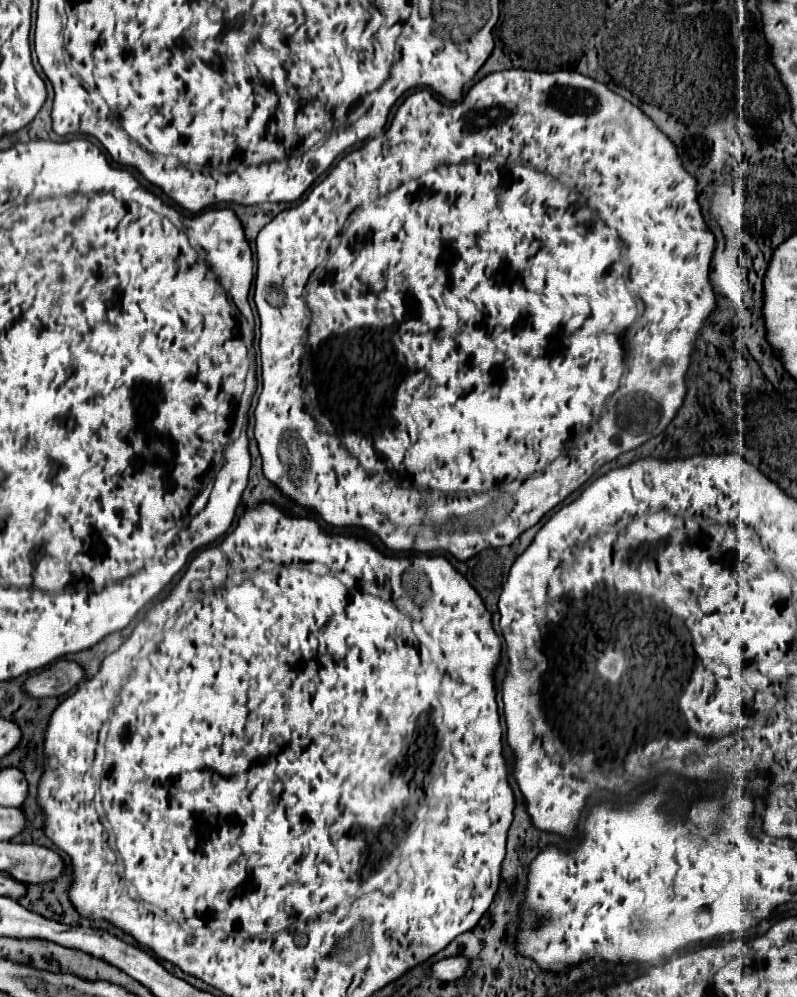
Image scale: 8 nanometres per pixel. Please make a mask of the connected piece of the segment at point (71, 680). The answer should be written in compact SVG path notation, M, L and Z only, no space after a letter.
M56 661L48 669L24 681L24 693L32 697L58 697L84 681L84 671L74 661Z

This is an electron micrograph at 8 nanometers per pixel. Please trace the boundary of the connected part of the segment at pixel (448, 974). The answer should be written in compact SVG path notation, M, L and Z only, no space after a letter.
M450 957L450 959L442 959L442 961L434 963L432 975L440 981L456 981L468 971L468 967L470 967L468 957Z

